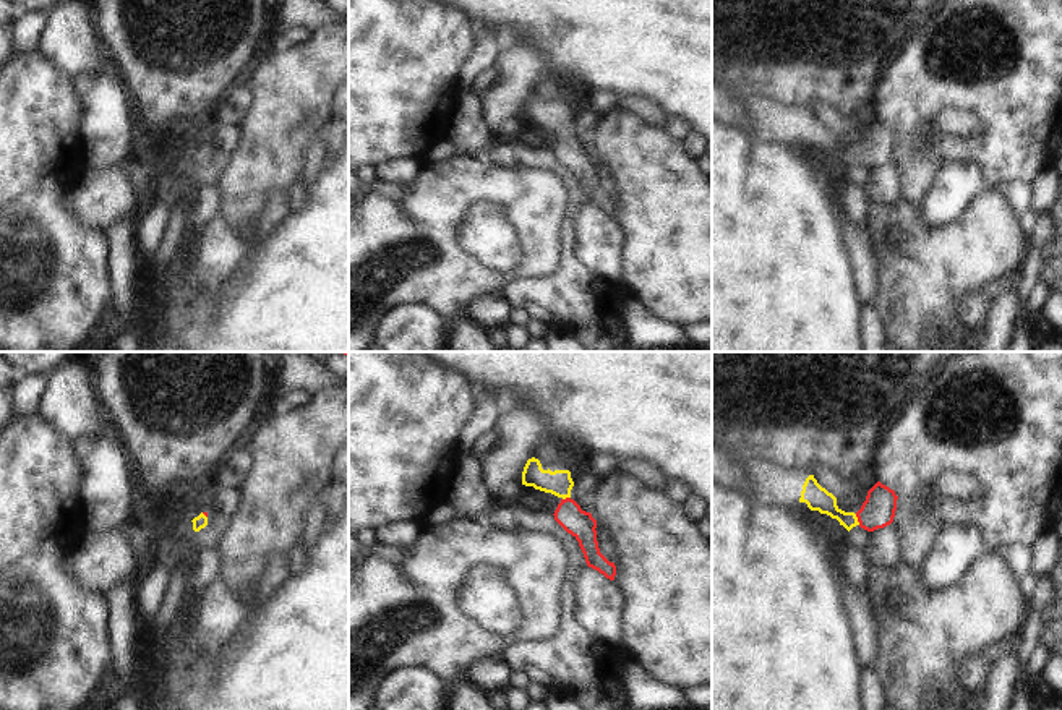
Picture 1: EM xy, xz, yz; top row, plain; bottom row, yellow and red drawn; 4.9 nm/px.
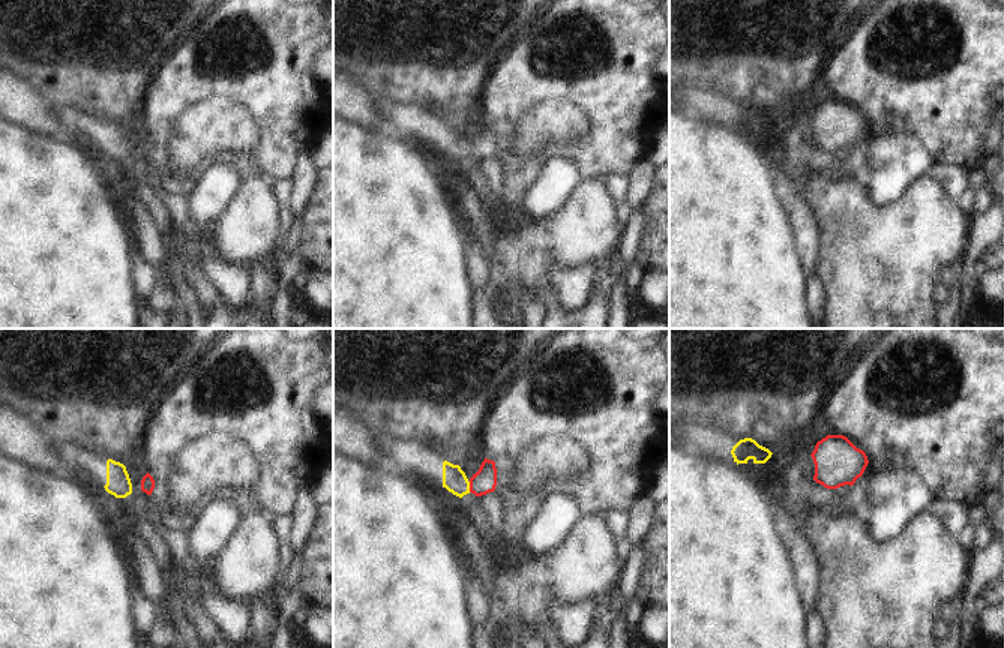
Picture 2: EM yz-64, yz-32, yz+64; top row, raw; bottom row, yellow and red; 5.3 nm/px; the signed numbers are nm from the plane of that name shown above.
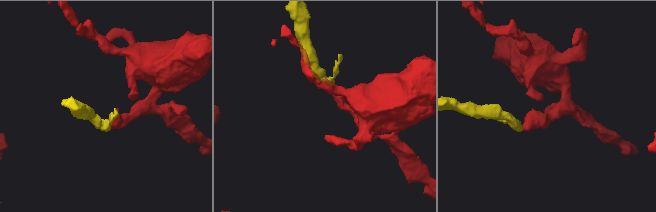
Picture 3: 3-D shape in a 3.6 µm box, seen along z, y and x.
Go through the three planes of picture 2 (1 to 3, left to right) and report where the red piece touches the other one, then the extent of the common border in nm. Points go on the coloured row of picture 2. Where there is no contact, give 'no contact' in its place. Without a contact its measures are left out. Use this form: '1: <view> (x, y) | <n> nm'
1: no contact
2: yz-32 (468, 486) | 60 nm
3: no contact

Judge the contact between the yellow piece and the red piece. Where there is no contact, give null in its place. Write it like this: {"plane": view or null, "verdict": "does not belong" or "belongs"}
{"plane": "yz", "verdict": "belongs"}

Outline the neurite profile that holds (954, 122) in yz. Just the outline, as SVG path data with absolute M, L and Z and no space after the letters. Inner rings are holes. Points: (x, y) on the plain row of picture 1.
M945 109L926 126L926 148L929 154L936 156L936 144L942 135L961 139L983 133L984 128L974 113L966 113L961 109Z

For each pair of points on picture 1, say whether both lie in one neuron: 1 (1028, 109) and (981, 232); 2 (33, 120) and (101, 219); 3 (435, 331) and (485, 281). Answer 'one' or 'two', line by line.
1: two
2: two
3: two

